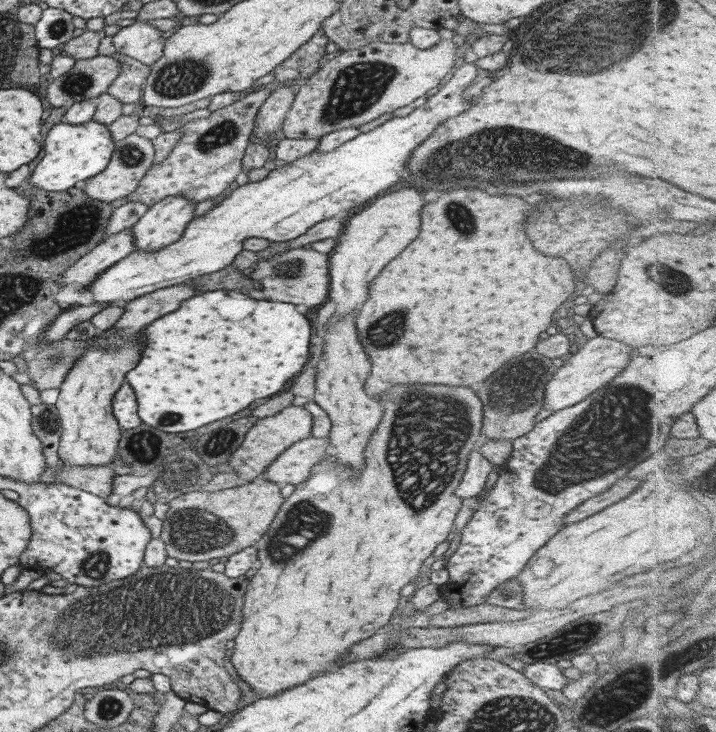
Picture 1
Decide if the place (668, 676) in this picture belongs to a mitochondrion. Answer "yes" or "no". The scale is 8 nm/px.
no

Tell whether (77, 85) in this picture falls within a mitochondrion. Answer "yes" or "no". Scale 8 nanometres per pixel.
yes

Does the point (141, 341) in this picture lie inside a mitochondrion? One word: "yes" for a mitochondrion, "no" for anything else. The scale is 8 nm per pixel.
no

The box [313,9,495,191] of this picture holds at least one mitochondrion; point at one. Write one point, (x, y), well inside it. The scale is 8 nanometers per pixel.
(357, 88)

